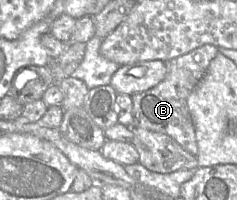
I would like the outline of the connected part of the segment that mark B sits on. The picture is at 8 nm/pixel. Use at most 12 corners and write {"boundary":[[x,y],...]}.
{"boundary":[[205,44],[167,61],[167,74],[131,95],[134,124],[196,156],[187,98],[218,53]]}

